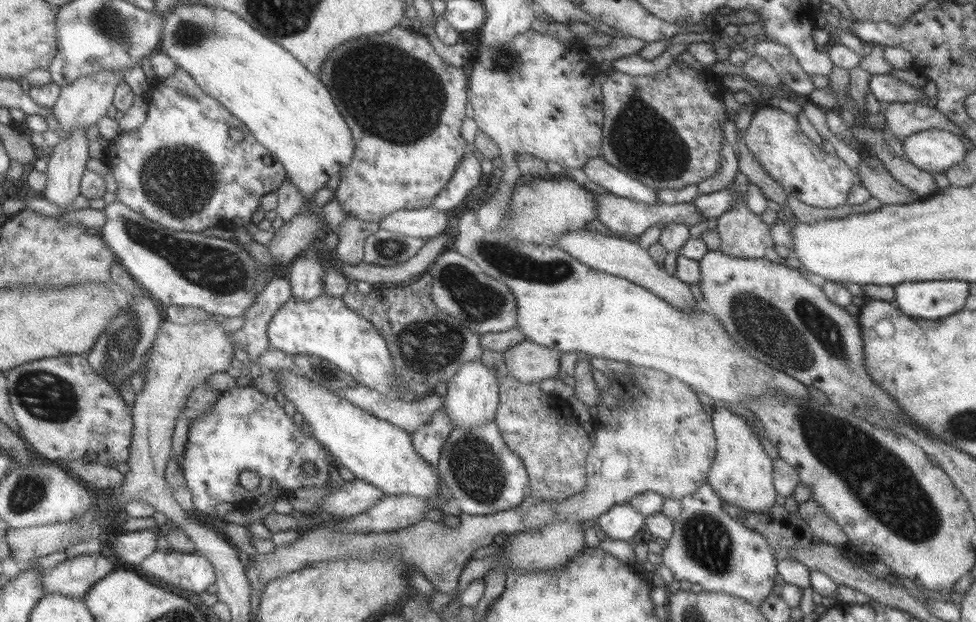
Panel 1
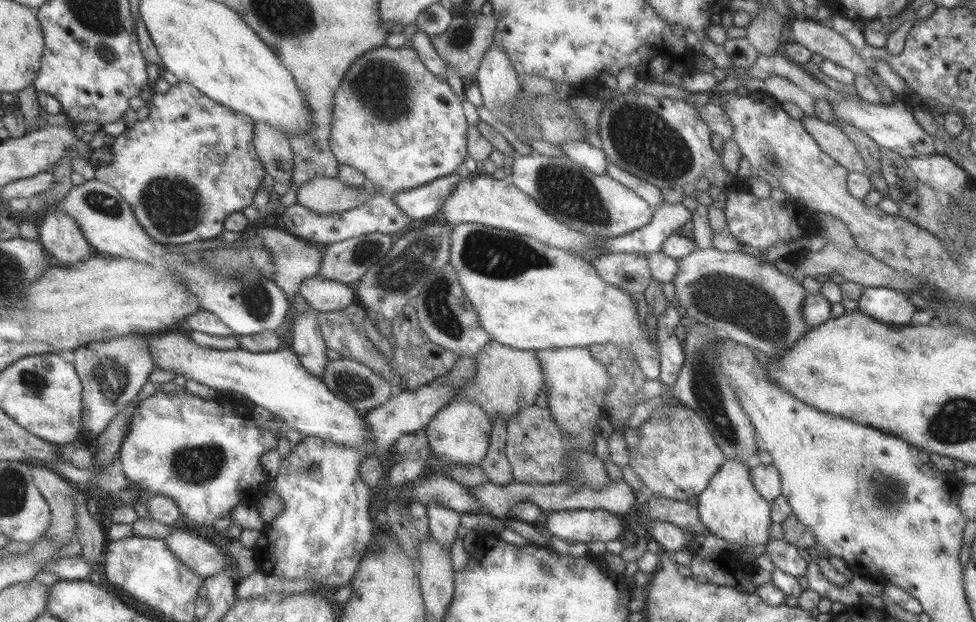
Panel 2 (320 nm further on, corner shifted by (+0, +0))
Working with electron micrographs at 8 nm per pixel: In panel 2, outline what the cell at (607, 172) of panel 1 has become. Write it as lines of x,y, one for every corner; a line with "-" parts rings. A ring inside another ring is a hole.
579,139
563,141
558,148
565,153
565,157
576,162
581,168
593,174
603,174
606,169
607,158
601,148
591,147
587,141

